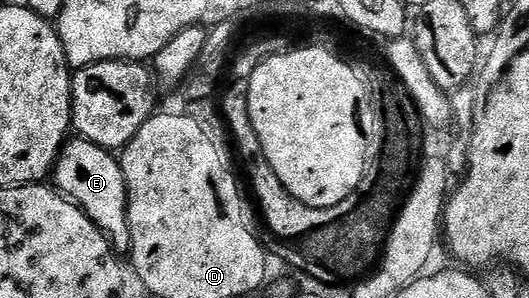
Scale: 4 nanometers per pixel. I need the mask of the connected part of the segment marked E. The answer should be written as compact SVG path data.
M79 136L64 143L54 171L55 189L77 202L98 224L113 247L120 252L132 249L132 233L128 227L128 185L113 151L103 150L98 144Z

